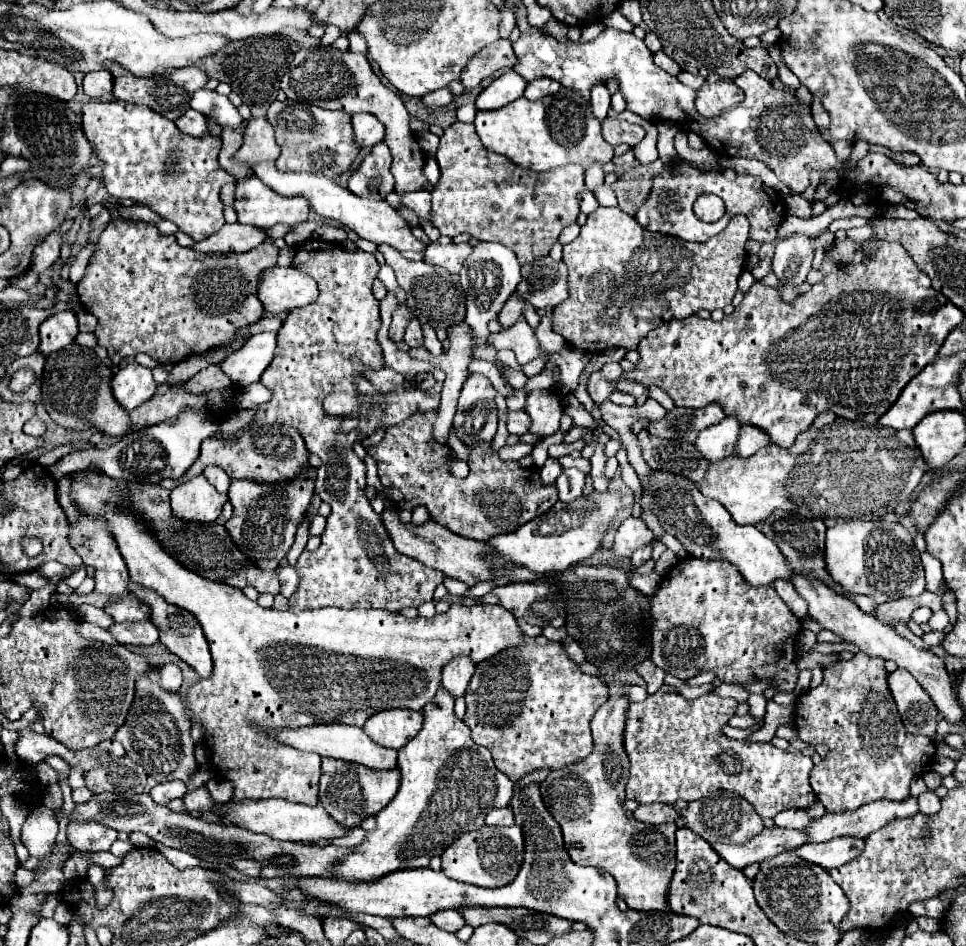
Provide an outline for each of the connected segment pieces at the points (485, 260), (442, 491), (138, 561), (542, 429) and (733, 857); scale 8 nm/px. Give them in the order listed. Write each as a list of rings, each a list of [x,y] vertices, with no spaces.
[[[478,242],[474,246],[474,252],[466,258],[460,270],[460,286],[466,292],[466,322],[474,328],[474,336],[478,338],[476,340],[478,348],[474,350],[474,358],[494,362],[498,368],[502,364],[496,360],[496,350],[486,346],[484,338],[490,334],[488,322],[498,318],[498,312],[506,304],[506,298],[510,298],[516,292],[518,284],[520,284],[520,264],[516,260],[516,254],[506,246],[494,242]]]
[[[436,410],[426,414],[414,414],[406,422],[398,426],[386,428],[384,438],[374,448],[368,448],[368,454],[374,456],[378,464],[378,476],[384,486],[384,492],[394,500],[394,504],[402,510],[412,510],[420,504],[424,504],[430,512],[430,516],[450,528],[454,534],[488,542],[496,534],[508,534],[518,530],[522,524],[534,520],[536,516],[550,510],[558,500],[556,486],[542,486],[538,468],[520,468],[518,462],[504,462],[498,458],[496,452],[490,450],[490,444],[480,444],[470,448],[470,474],[468,478],[452,478],[450,464],[452,464],[452,450],[448,446],[438,446],[432,440],[432,424],[436,420]]]
[[[82,474],[82,478],[78,476],[76,478],[76,486],[72,486],[72,500],[74,504],[86,512],[86,514],[100,514],[108,520],[108,526],[110,526],[110,532],[114,534],[116,542],[118,542],[118,548],[126,560],[126,566],[128,566],[128,572],[130,572],[130,578],[154,592],[158,592],[166,602],[170,604],[176,604],[188,612],[192,612],[202,630],[204,630],[204,636],[208,638],[208,644],[210,644],[210,652],[212,652],[212,662],[214,662],[214,670],[212,670],[212,676],[210,678],[204,678],[196,684],[192,684],[188,688],[188,694],[186,694],[186,708],[188,708],[188,716],[190,716],[190,722],[196,724],[200,722],[202,730],[204,730],[204,744],[210,752],[210,764],[216,772],[216,780],[228,780],[232,782],[232,788],[234,788],[234,794],[232,794],[232,800],[266,800],[266,798],[284,798],[284,800],[290,800],[290,802],[300,802],[300,804],[308,804],[308,806],[316,806],[318,804],[318,780],[320,780],[320,756],[318,754],[310,754],[310,752],[300,752],[300,750],[294,750],[292,746],[286,746],[282,742],[278,742],[276,738],[272,738],[270,734],[272,732],[278,732],[278,730],[284,730],[284,728],[302,728],[302,726],[314,726],[314,724],[352,724],[352,726],[364,726],[364,722],[380,712],[380,710],[390,710],[390,708],[410,708],[410,710],[422,710],[436,694],[438,686],[440,686],[440,672],[442,672],[442,666],[448,664],[454,656],[458,654],[468,654],[472,658],[474,664],[486,660],[486,658],[492,658],[494,654],[506,650],[506,648],[516,648],[520,646],[526,636],[524,632],[520,630],[518,624],[514,624],[514,614],[506,612],[502,606],[492,606],[492,604],[476,604],[476,606],[462,606],[462,604],[452,604],[448,612],[444,614],[436,614],[434,618],[422,618],[422,616],[416,616],[416,618],[406,618],[402,614],[394,614],[394,612],[386,612],[386,610],[342,610],[342,608],[318,608],[318,610],[308,610],[308,612],[298,612],[298,614],[292,614],[288,610],[274,610],[274,608],[260,608],[256,602],[248,600],[238,588],[232,588],[228,584],[220,584],[220,582],[210,582],[190,570],[186,570],[184,566],[180,566],[178,562],[174,562],[174,558],[164,552],[160,548],[160,544],[150,536],[146,534],[146,530],[142,528],[142,522],[128,510],[120,510],[118,504],[120,504],[120,498],[122,498],[122,492],[126,490],[126,482],[122,480],[114,480],[110,476],[98,476],[98,474],[88,474],[86,476]]]
[[[532,390],[526,396],[524,412],[532,418],[530,434],[544,440],[558,432],[564,406],[556,390]]]
[[[764,828],[758,836],[750,838],[742,846],[738,844],[722,844],[722,842],[712,842],[712,848],[720,858],[724,858],[730,866],[744,870],[748,864],[754,862],[764,862],[780,854],[782,850],[792,850],[798,848],[806,842],[806,834],[802,830],[786,830],[786,828]]]

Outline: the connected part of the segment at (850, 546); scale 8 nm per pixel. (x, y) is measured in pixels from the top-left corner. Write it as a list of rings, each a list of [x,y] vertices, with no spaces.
[[[848,520],[826,534],[826,568],[834,582],[846,592],[872,596],[878,604],[904,596],[918,596],[926,590],[924,566],[914,546],[912,534],[900,522],[886,520]]]

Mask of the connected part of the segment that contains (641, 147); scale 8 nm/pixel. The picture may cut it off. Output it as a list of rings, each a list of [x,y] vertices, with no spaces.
[[[610,108],[608,116],[622,120],[630,120],[632,123],[636,122],[646,130],[644,140],[642,140],[638,146],[634,146],[634,156],[636,156],[636,160],[638,160],[640,164],[650,164],[650,162],[654,162],[654,160],[658,158],[658,150],[656,150],[658,128],[656,128],[654,122],[646,121],[637,114],[630,112],[628,109],[624,110],[624,112],[616,113]]]

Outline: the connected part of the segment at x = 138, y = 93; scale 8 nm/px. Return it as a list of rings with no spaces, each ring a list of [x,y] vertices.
[[[108,64],[108,70],[114,76],[114,96],[118,100],[132,102],[132,104],[144,104],[168,120],[178,120],[190,108],[192,94],[198,88],[206,86],[206,82],[208,82],[208,74],[196,66],[158,72],[154,78],[138,78],[118,64]]]

